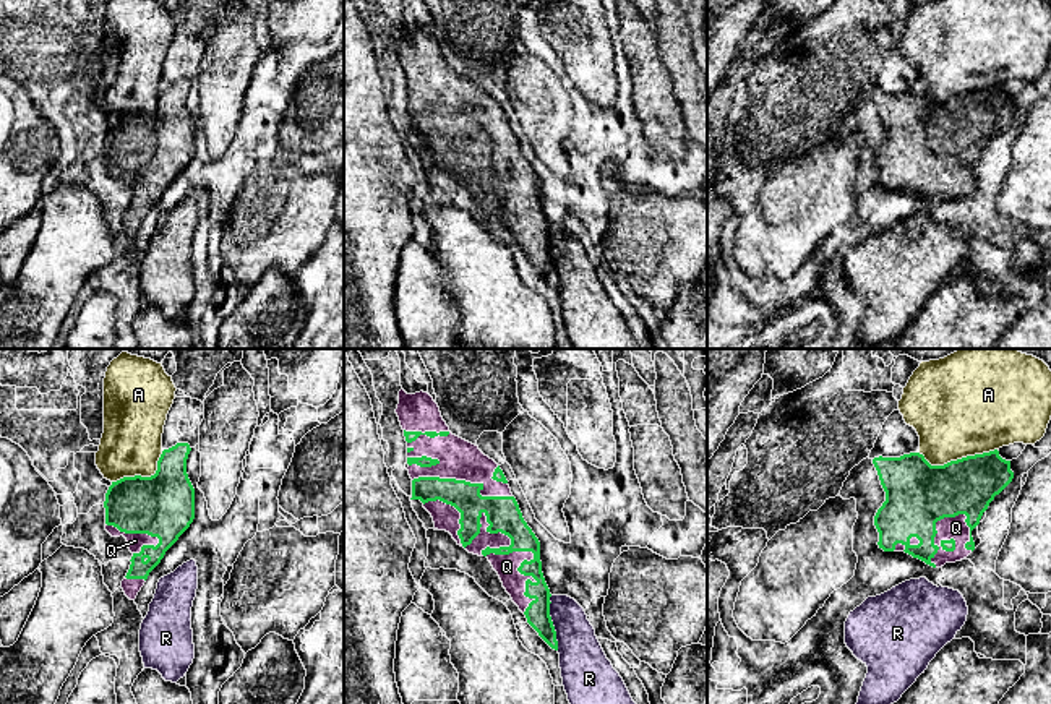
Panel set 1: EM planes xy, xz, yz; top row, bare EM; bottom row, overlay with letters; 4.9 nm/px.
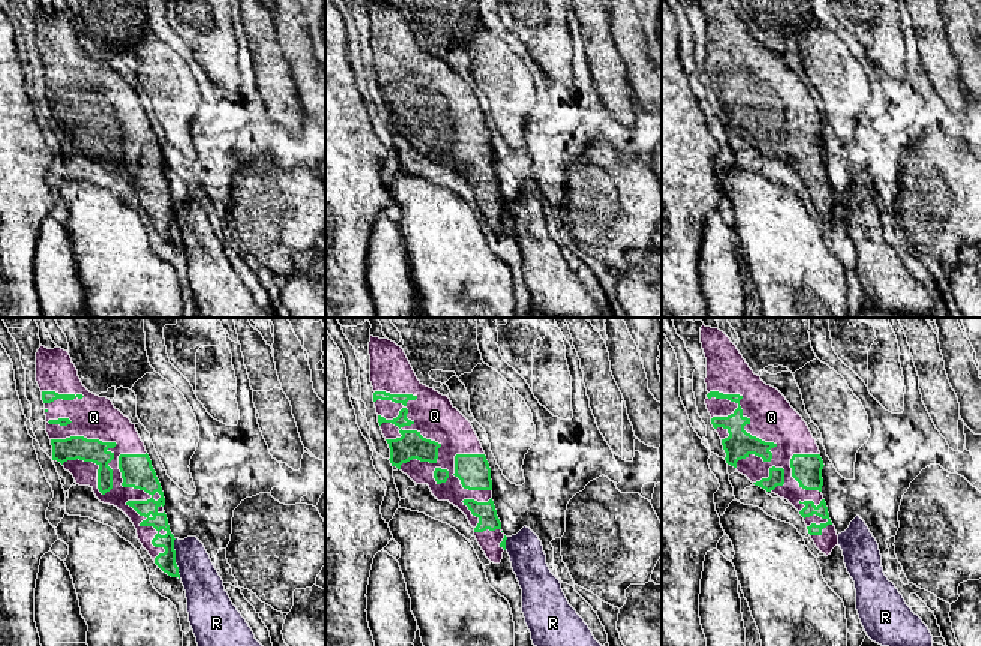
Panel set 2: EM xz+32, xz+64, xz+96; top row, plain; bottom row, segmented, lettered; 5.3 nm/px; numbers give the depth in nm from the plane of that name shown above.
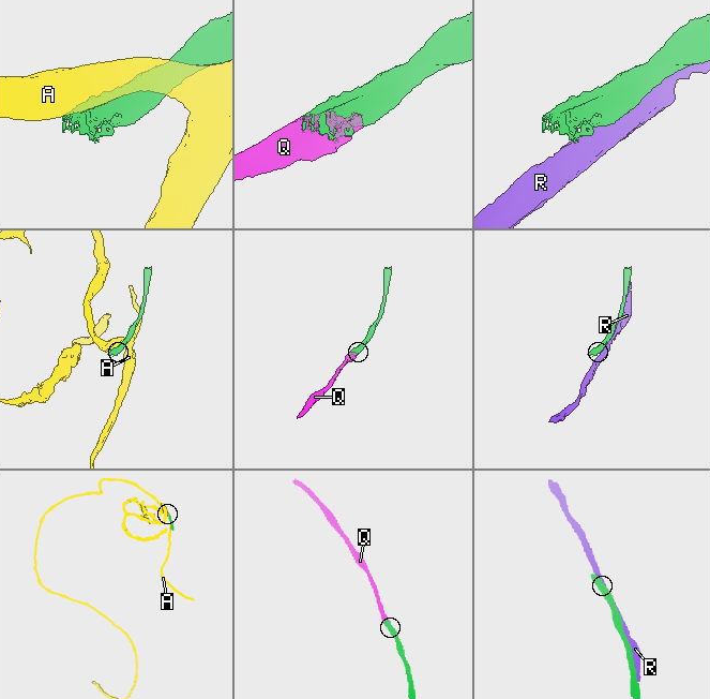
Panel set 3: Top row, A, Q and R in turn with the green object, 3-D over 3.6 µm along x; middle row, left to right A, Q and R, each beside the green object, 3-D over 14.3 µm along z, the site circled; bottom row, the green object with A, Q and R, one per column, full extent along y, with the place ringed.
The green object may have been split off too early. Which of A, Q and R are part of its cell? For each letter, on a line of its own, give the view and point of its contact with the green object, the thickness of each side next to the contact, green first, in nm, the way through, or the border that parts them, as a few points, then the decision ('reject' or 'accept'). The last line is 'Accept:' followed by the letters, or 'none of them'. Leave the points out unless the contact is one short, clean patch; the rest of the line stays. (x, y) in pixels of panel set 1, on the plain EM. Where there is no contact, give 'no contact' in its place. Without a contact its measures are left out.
A: contact yz (957, 96); calibres 300 and 460 nm; reject
Q: contact xz (511, 180); calibres 170 and 110 nm; accept
R: contact xz (552, 260); calibres 120 and 240 nm; reject
Accept: Q

